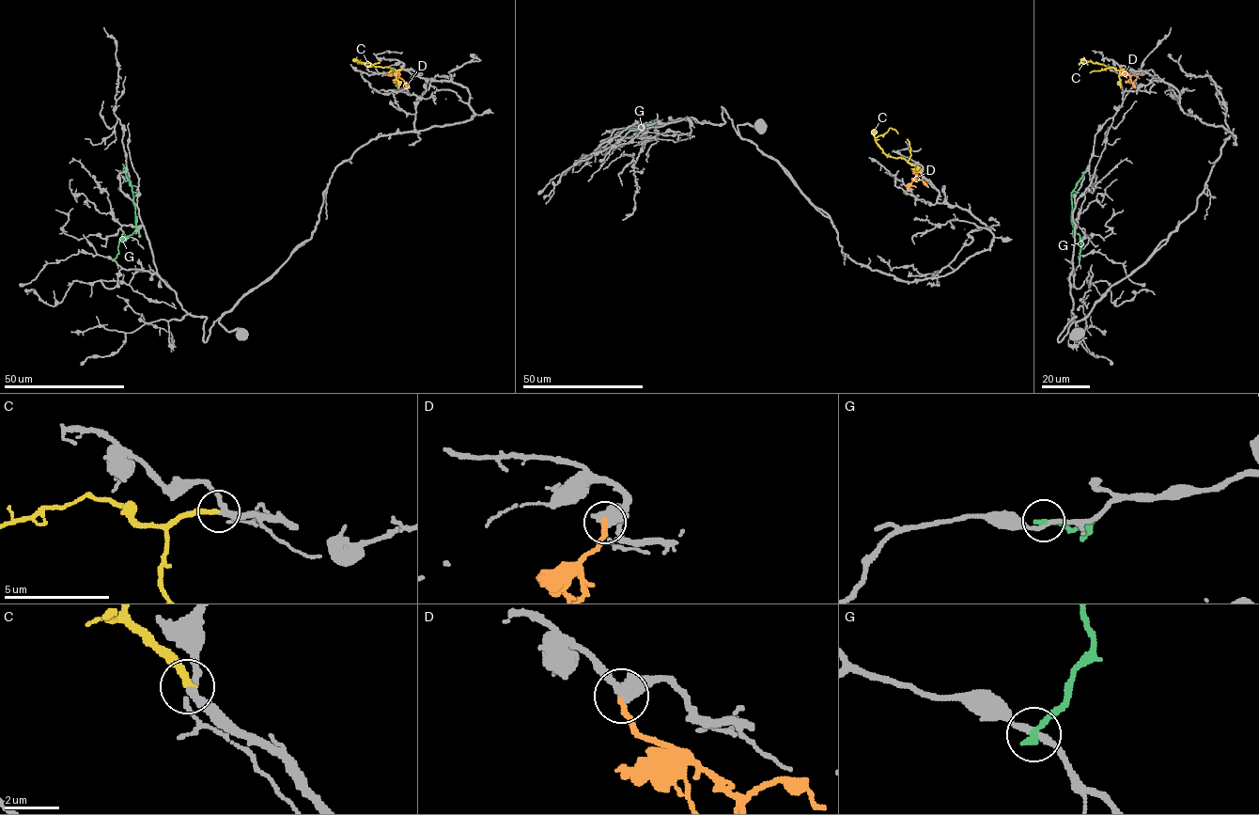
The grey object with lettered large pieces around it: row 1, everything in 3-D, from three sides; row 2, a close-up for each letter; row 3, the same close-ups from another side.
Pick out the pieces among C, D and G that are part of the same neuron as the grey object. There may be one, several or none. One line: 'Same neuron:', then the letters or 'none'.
Same neuron: C

